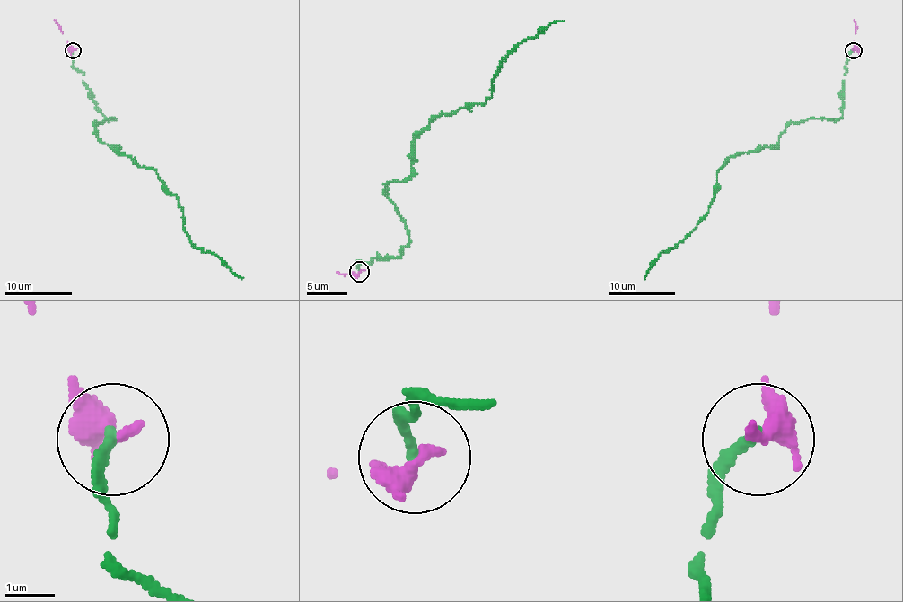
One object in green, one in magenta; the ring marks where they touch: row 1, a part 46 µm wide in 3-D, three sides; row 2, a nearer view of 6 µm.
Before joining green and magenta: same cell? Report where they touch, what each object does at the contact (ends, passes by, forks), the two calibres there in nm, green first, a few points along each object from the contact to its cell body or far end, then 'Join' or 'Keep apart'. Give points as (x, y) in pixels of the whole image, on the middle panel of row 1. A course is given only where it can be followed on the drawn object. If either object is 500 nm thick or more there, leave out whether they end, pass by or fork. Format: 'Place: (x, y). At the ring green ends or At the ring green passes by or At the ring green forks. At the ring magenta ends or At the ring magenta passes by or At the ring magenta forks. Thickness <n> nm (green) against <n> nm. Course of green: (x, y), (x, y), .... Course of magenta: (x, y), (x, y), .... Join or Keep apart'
Place: (359, 272). At the ring green ends. At the ring magenta passes by. Thickness 200 nm (green) against 360 nm. Course of green: (359, 272), (409, 242), (387, 196), (411, 173), (415, 137), (483, 103), (499, 63), (564, 21). Course of magenta: (359, 272), (337, 272). Join

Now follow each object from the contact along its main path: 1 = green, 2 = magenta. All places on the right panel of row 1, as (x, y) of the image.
1: (854, 50), (842, 115), (790, 124), (778, 145), (739, 152), (716, 172), (706, 215), (644, 277)
2: (854, 50), (854, 20)

